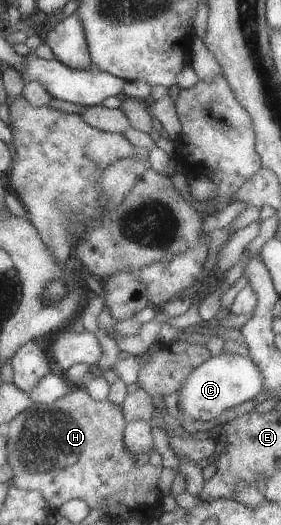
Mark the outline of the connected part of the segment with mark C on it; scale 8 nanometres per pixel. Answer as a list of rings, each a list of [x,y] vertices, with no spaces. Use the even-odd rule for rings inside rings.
[[[224,353],[210,356],[203,364],[188,375],[184,385],[178,389],[178,405],[183,417],[196,421],[212,421],[222,411],[236,407],[244,401],[254,399],[264,389],[260,369],[249,355]]]

